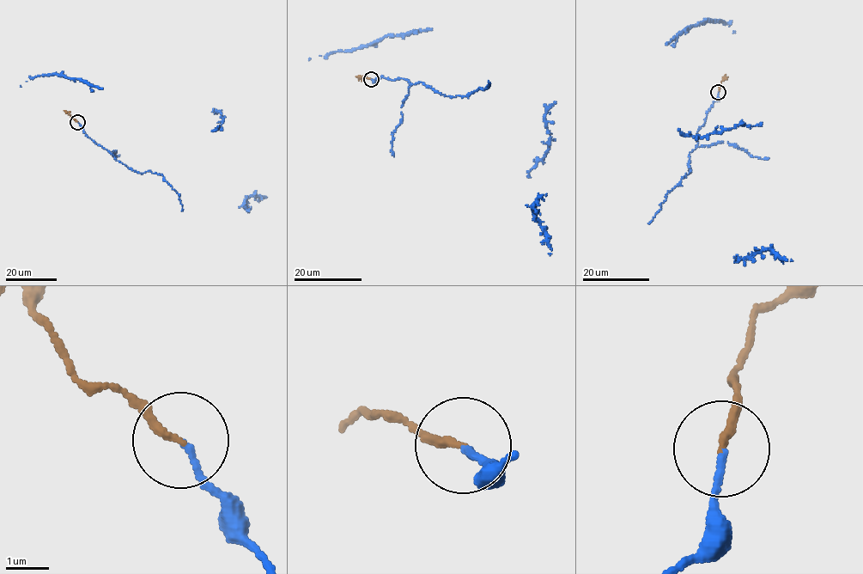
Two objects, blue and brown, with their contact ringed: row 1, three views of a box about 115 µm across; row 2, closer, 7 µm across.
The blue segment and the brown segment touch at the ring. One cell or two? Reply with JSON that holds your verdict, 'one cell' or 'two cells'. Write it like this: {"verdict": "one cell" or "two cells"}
{"verdict": "one cell"}

